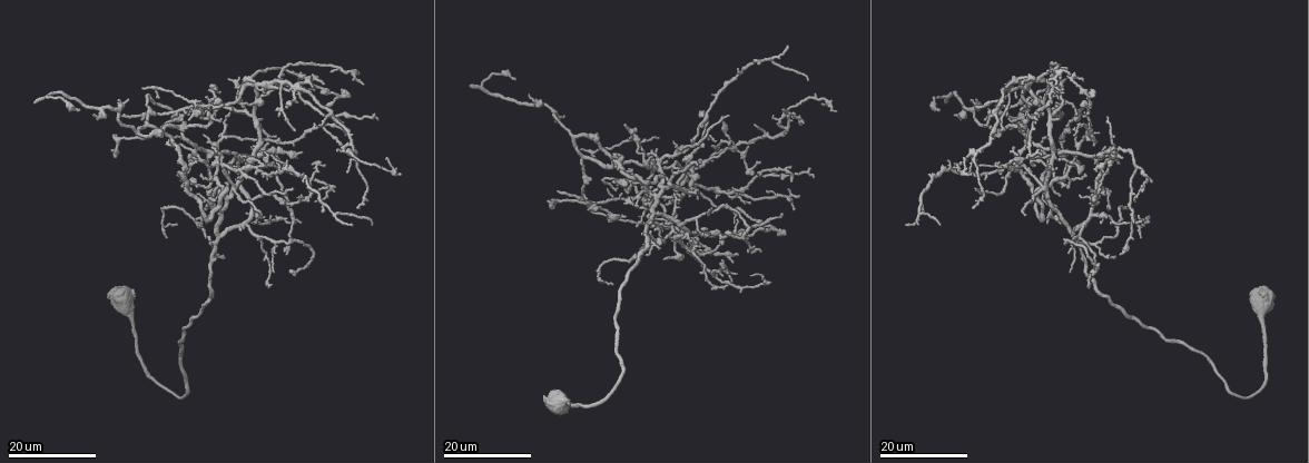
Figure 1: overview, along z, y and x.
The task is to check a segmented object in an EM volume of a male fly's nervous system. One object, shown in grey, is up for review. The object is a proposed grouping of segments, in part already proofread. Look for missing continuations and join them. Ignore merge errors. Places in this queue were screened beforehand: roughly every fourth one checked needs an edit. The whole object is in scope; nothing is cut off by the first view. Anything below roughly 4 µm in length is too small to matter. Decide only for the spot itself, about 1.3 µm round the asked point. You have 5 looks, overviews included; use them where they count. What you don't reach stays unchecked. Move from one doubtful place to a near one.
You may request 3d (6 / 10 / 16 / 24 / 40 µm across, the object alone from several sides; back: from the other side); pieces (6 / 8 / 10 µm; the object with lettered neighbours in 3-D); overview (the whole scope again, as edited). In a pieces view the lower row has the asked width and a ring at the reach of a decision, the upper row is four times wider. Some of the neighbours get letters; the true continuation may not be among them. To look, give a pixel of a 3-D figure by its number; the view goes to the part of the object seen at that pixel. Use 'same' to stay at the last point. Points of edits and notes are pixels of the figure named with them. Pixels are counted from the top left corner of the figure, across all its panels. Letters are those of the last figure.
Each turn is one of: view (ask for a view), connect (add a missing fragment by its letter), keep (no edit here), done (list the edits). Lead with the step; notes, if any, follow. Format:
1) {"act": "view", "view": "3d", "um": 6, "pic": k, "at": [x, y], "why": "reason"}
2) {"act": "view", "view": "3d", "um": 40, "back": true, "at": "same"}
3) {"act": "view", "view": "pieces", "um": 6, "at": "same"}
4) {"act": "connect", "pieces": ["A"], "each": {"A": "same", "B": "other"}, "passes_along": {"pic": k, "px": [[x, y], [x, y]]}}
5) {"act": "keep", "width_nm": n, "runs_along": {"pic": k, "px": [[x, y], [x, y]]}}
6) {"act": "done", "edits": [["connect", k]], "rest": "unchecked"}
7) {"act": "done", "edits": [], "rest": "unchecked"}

{"act": "view", "view": "3d", "um": 16, "pic": 1, "at": [301, 151], "why": "long arm stops here"}

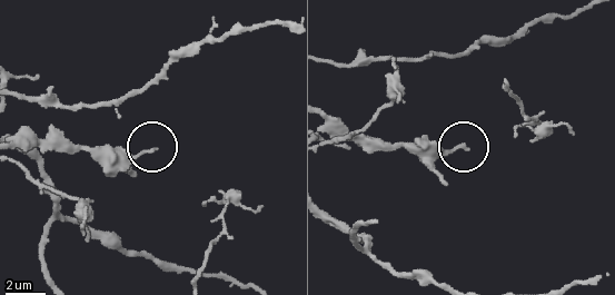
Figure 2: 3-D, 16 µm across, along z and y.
{"act": "view", "view": "pieces", "um": 6, "pic": 2, "at": [464, 149], "why": "see the neighbours"}

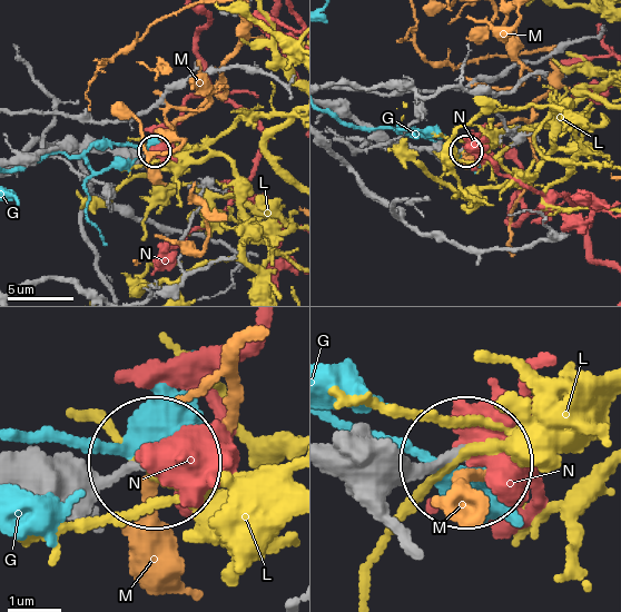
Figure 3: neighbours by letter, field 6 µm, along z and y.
{"act": "keep", "each": {"G": "other", "L": "other", "M": "other", "N": "other"}, "found": "no lettered fragment goes on from it"}

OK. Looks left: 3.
{"act": "view", "view": "3d", "um": 16, "pic": 1, "at": [1091, 96], "why": "an open end"}

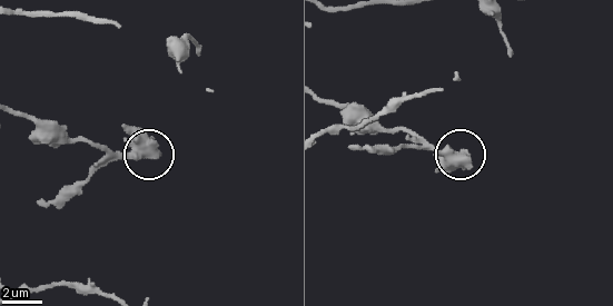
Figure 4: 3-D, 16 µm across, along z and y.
{"act": "view", "view": "pieces", "um": 8, "pic": 4, "at": [469, 165]}

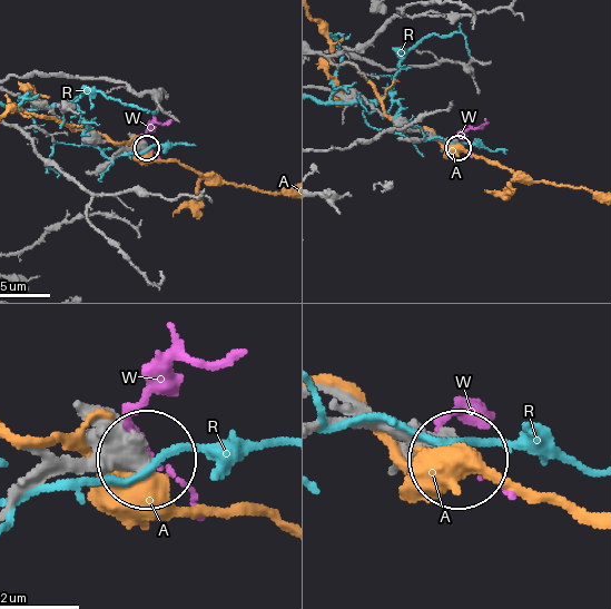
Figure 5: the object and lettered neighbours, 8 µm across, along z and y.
{"act": "keep", "each": {"A": "other", "R": "other", "W": "other"}, "runs_along": {"pic": 5, "px": [[16, 436], [65, 457], [141, 457]]}, "found": "none of them fits"}

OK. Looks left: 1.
{"act": "done", "edits": [], "rest": "unchecked"}

